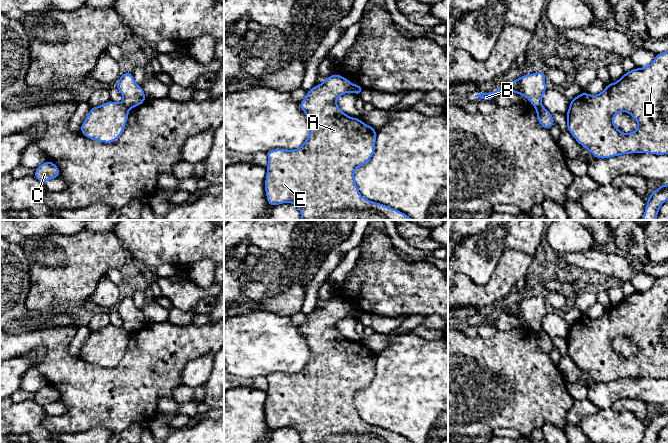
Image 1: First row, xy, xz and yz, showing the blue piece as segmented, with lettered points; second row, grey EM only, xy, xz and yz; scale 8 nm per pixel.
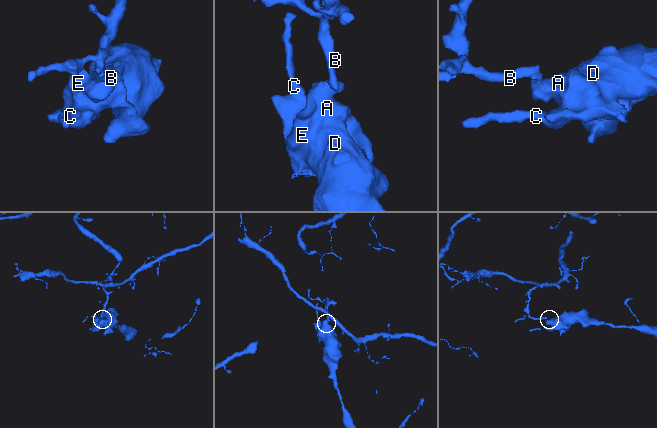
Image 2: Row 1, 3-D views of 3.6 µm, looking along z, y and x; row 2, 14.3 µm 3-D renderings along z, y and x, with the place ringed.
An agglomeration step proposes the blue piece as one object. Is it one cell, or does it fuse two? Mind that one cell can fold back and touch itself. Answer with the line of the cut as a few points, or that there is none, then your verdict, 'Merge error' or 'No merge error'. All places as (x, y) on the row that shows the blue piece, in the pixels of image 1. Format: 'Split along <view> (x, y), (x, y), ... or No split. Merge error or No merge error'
Split along xz (350, 83), (354, 92). Merge error

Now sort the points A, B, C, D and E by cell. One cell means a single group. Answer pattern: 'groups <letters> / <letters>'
groups A C D E / B

